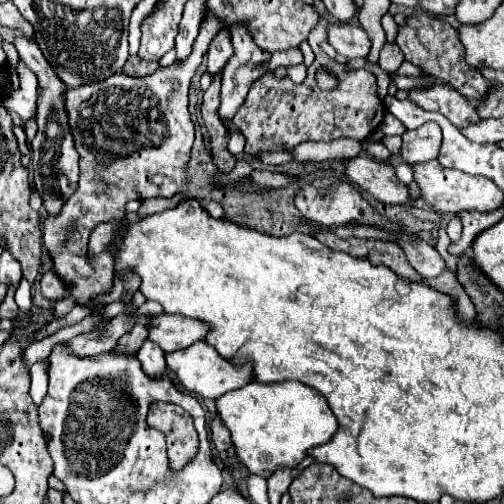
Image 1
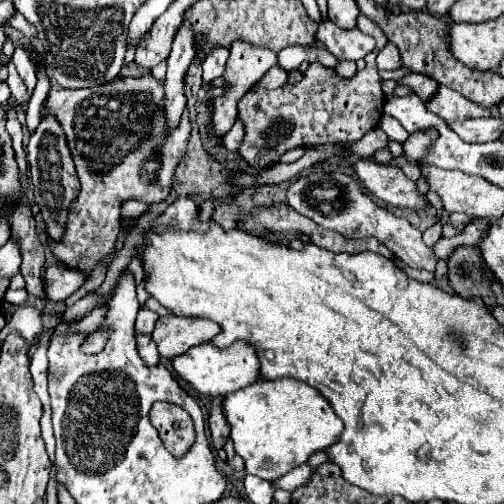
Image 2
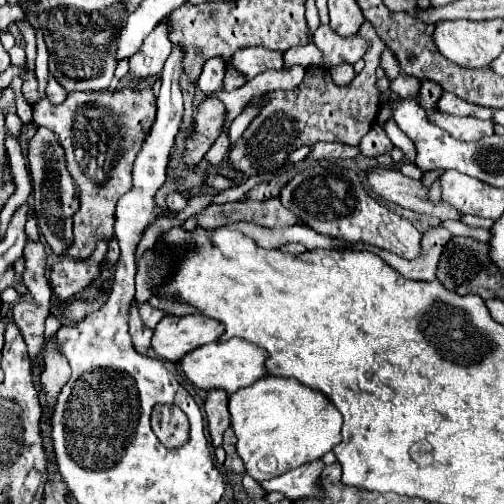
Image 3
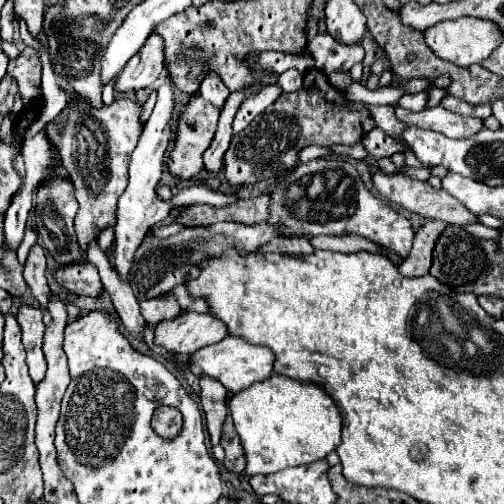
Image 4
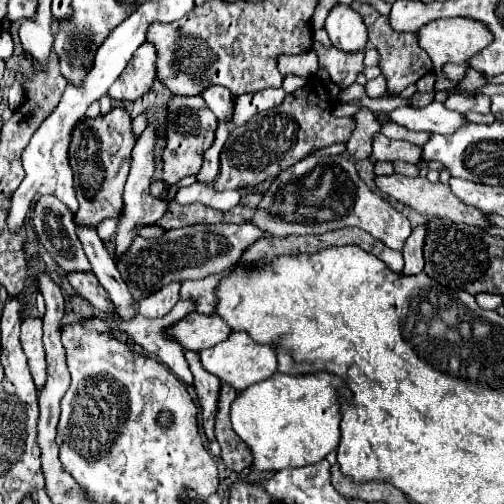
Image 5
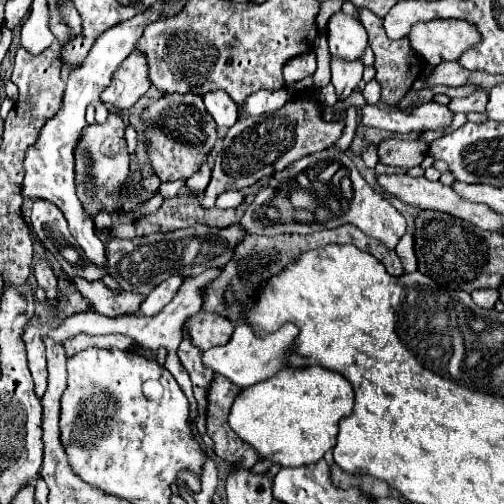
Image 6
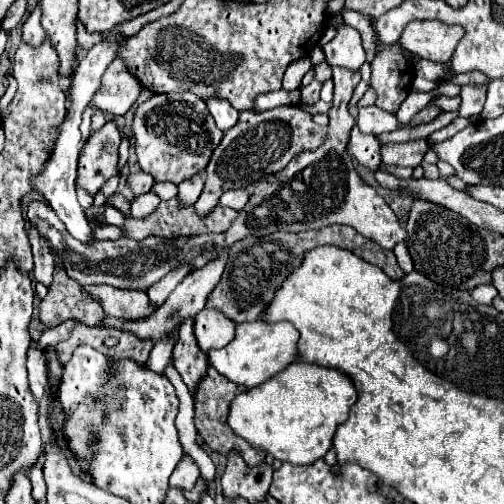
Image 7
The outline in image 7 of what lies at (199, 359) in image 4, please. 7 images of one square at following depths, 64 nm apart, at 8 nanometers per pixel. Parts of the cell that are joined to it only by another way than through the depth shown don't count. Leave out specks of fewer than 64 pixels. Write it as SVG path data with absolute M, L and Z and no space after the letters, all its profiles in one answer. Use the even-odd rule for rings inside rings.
M262 320L256 322L244 322L236 326L236 336L230 344L226 344L220 350L210 350L208 352L208 362L228 380L234 384L252 388L280 370L284 370L288 364L296 360L296 342L298 342L298 330L290 322L276 322L276 324L266 324Z

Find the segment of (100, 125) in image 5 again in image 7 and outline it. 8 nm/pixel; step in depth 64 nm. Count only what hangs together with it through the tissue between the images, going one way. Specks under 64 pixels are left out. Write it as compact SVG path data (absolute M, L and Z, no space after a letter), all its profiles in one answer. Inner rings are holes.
M110 120L100 130L92 132L90 138L84 142L78 158L76 184L84 188L90 196L96 196L112 176L120 176L118 170L120 140L122 134L116 122Z

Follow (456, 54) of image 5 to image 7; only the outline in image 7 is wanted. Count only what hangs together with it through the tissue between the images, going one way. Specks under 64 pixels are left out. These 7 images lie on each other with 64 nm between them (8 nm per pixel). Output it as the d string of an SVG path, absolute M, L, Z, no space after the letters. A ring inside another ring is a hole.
M426 20L426 22L412 22L408 28L404 28L404 36L400 38L400 44L432 62L450 62L458 42L464 38L464 28L456 24L444 24L440 20Z

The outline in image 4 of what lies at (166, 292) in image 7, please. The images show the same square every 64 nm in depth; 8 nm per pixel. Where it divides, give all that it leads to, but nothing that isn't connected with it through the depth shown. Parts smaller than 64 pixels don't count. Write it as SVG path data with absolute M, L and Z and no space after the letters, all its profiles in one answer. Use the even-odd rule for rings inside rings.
M152 298L152 300L140 302L140 314L152 326L156 326L162 320L176 318L180 312L182 310L180 310L180 306L176 304L174 298Z

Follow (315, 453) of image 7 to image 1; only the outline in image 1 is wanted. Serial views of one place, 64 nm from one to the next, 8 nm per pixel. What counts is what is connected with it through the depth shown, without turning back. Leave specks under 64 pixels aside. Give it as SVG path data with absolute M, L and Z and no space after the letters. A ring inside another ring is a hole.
M252 382L216 398L216 408L232 434L238 458L252 474L262 478L268 478L280 466L296 466L308 448L324 444L338 428L326 400L300 382Z

